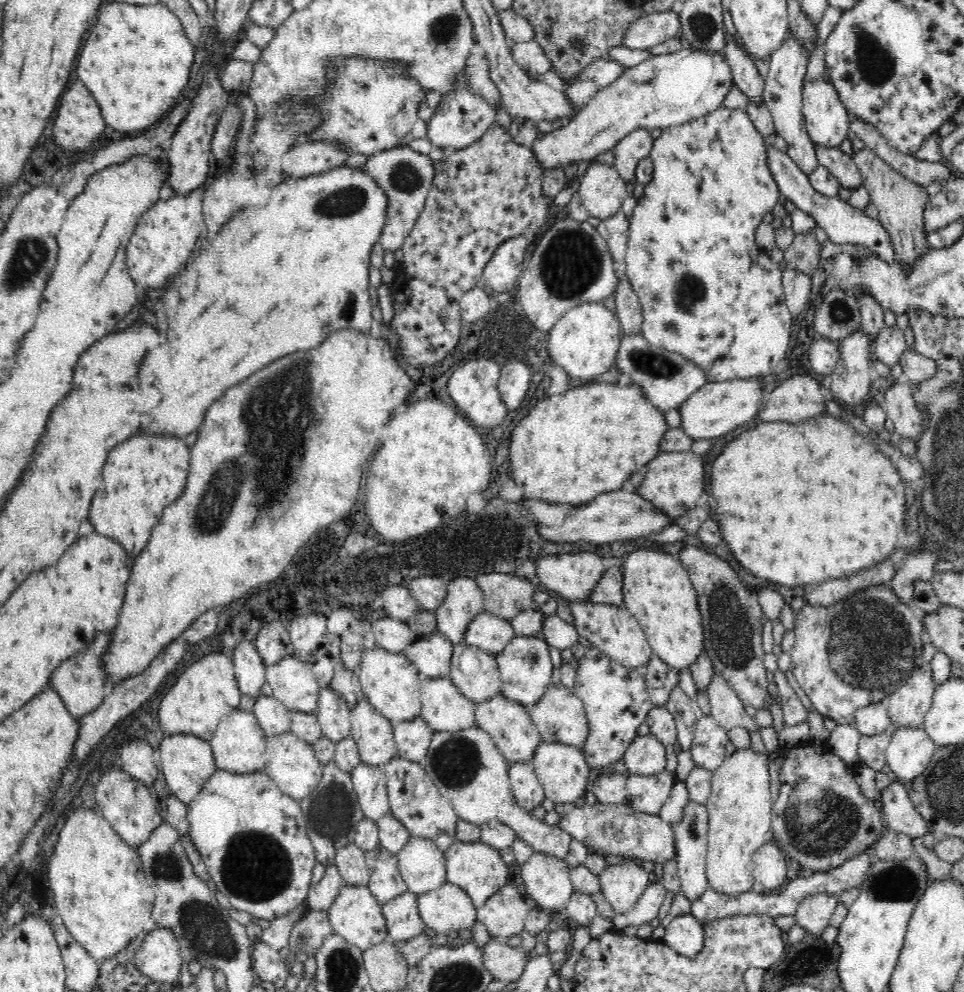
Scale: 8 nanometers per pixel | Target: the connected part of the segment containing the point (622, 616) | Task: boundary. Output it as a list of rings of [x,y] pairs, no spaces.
[[[572,602],[569,604],[575,620],[575,630],[580,637],[588,639],[598,650],[620,664],[633,669],[642,670],[653,655],[652,647],[648,644],[642,627],[624,606],[591,602]]]

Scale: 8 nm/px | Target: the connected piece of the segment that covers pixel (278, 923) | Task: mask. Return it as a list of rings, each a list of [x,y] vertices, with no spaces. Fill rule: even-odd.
[[[302,903],[300,906],[296,906],[292,912],[288,912],[271,920],[268,928],[263,930],[261,941],[276,951],[280,951],[285,947],[288,948],[291,940],[290,934],[292,934],[292,928],[294,928],[294,924],[298,922],[304,914],[305,908],[306,903]]]

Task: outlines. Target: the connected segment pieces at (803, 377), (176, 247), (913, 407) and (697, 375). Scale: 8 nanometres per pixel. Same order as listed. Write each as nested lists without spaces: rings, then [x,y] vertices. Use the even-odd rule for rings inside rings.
[[[800,369],[798,372],[796,374],[793,372],[793,377],[788,375],[788,378],[783,380],[781,385],[769,394],[766,404],[764,404],[757,417],[757,421],[803,423],[826,411],[821,383],[811,376],[811,371]]]
[[[204,185],[189,193],[167,200],[158,199],[142,216],[126,246],[126,264],[133,281],[144,288],[162,288],[170,276],[174,276],[190,258],[200,232],[204,230]]]
[[[901,379],[884,394],[883,409],[894,424],[894,436],[914,439],[922,432],[923,417],[913,395],[913,385]]]
[[[623,334],[615,365],[622,374],[630,376],[631,384],[642,387],[645,399],[663,413],[680,409],[681,405],[685,404],[696,390],[709,381],[700,366],[689,362],[680,354],[653,346],[642,335]]]

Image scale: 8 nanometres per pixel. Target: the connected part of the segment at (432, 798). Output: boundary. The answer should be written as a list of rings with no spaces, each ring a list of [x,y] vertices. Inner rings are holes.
[[[396,756],[380,767],[385,772],[387,780],[390,814],[404,824],[411,837],[430,840],[444,851],[448,849],[456,840],[456,824],[460,819],[447,799],[440,794],[438,787],[422,765]]]

